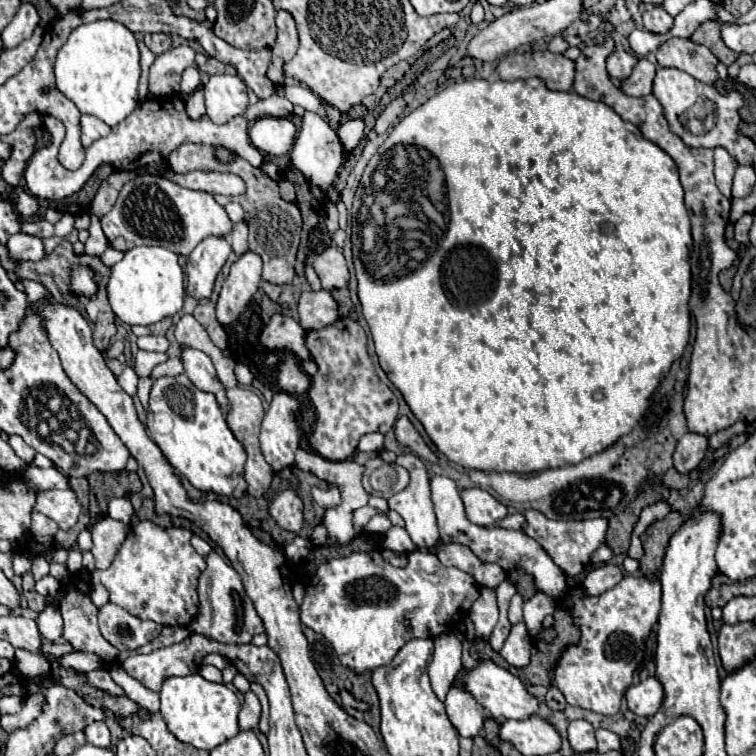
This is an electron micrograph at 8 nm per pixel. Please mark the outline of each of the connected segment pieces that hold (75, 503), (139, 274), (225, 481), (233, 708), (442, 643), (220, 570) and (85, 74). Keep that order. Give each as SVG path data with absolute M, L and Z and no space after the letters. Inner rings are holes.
M43 490L37 492L33 510L51 516L61 530L69 530L79 520L81 502L73 490Z
M137 246L125 252L123 260L119 260L111 268L111 276L107 282L107 300L113 312L125 324L155 324L161 318L175 316L183 306L183 272L177 264L177 254L157 246Z
M185 374L157 378L151 388L146 426L169 464L197 490L223 498L243 498L247 482L243 476L245 448L229 430L225 416L211 392L199 390Z
M201 674L173 676L167 678L161 688L161 714L167 722L169 732L199 750L211 752L225 740L233 738L239 732L237 714L241 710L239 698L225 684L207 682Z
M445 632L435 640L433 660L429 664L429 678L435 694L445 700L447 688L451 686L451 678L461 668L461 642L453 632Z
M211 552L205 558L205 562L207 562L207 568L200 575L197 586L199 612L189 624L189 632L199 632L207 638L225 644L249 644L255 634L263 632L263 622L259 620L251 604L251 598L245 594L241 576L217 552ZM211 610L213 610L213 620L211 620Z
M95 20L81 24L63 44L55 60L55 86L61 90L81 114L91 114L109 126L125 120L137 106L139 82L139 50L135 36L115 20Z

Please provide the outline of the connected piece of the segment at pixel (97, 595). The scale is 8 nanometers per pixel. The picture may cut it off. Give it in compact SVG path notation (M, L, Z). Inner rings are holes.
M97 584L97 586L91 588L91 600L93 600L93 604L97 608L101 608L101 606L105 606L109 602L109 592L101 584Z

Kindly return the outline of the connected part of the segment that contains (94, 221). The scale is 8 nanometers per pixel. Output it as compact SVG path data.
M91 216L91 228L89 228L89 240L85 244L85 252L91 256L101 256L105 252L105 248L109 246L103 230L101 230L101 222L97 216Z

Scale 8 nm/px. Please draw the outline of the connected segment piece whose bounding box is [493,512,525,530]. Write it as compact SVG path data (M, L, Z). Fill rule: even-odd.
M519 512L519 514L511 514L511 516L507 516L507 520L501 520L499 524L493 524L493 526L511 528L511 530L521 530L523 524L525 524L525 516Z

